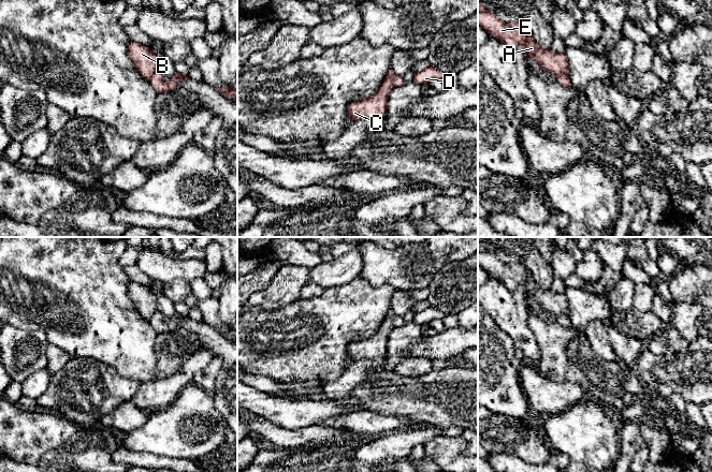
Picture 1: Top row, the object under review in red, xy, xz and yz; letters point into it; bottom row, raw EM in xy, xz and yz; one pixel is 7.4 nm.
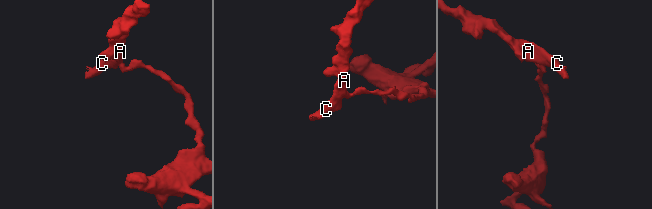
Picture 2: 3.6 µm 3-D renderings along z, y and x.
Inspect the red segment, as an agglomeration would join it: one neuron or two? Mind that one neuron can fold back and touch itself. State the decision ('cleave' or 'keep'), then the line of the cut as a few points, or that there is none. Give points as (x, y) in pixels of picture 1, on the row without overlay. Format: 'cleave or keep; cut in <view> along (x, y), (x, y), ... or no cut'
cleave; cut in yz along (568, 315), (561, 314), (555, 316)

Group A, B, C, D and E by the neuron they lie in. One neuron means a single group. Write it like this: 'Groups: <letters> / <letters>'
Groups: A B C E / D

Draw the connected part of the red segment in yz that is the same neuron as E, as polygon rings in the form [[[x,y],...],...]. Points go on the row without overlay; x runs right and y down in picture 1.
[[[478,241],[478,264],[491,276],[502,281],[511,292],[515,291],[519,286],[524,287],[525,299],[534,299],[544,311],[551,313],[555,318],[564,314],[569,316],[569,308],[565,293],[555,293],[550,289],[543,290],[535,281],[532,270],[525,265],[520,263],[506,264],[503,263],[497,255],[488,251]]]

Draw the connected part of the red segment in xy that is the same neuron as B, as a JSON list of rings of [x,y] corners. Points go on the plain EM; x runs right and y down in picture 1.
[[[132,281],[128,286],[128,295],[134,304],[136,311],[149,321],[156,312],[156,295],[149,287]]]

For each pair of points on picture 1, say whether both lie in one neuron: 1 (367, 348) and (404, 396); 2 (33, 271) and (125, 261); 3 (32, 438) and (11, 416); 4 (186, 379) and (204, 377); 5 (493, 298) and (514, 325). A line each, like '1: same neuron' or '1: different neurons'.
1: same neuron
2: different neurons
3: same neuron
4: different neurons
5: same neuron

